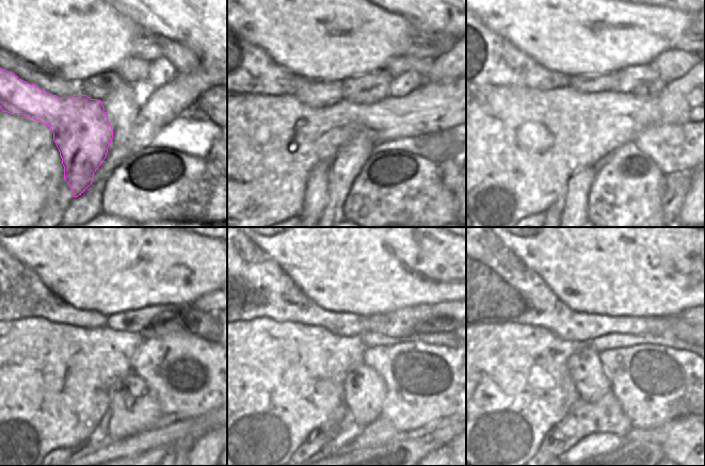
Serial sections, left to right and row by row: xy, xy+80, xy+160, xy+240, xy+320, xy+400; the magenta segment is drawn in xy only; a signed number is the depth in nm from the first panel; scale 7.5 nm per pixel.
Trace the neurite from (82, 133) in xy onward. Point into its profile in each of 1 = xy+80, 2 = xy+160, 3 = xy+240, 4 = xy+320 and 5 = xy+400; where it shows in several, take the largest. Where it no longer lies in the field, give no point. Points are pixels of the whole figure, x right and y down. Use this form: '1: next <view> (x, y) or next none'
1: next xy+80 (317, 192)
2: next xy+160 (559, 205)
3: next none
4: next none
5: next none

